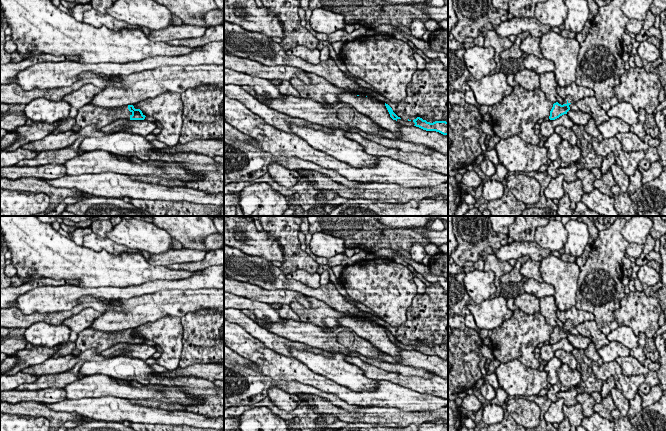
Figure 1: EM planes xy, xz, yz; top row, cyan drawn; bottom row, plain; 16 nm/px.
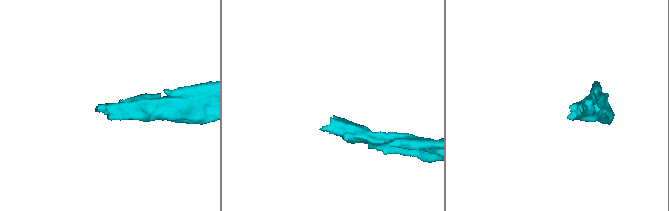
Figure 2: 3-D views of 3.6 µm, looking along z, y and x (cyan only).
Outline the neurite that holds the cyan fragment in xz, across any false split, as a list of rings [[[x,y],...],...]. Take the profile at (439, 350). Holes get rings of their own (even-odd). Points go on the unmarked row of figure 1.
[[[420,341],[413,344],[414,350],[419,351],[426,355],[436,355],[443,359],[448,359],[448,346],[446,345],[435,345],[433,347],[427,346]]]

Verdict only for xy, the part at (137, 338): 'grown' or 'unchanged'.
grown

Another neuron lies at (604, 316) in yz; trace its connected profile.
[[[617,218],[609,228],[599,231],[597,239],[591,245],[586,263],[580,267],[577,283],[575,307],[578,310],[592,313],[598,329],[606,336],[619,326],[615,320],[614,311],[620,307],[620,302],[625,296],[621,263],[629,245],[629,242],[621,234],[625,223],[625,218]]]

